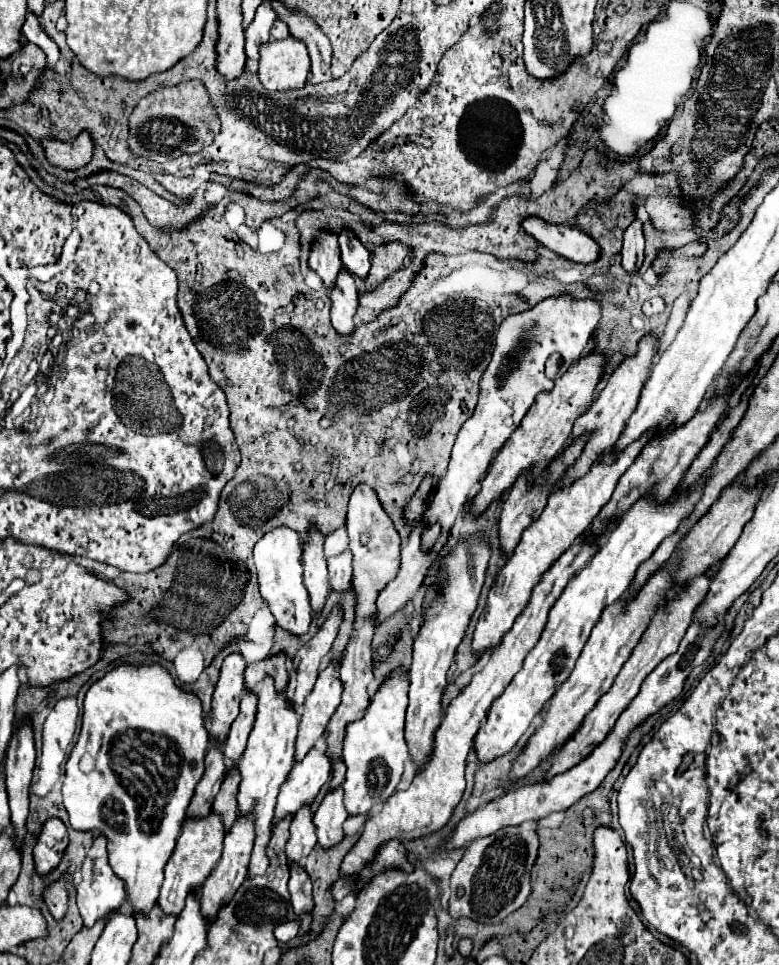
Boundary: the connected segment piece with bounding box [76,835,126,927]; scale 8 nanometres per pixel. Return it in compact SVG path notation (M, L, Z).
M104 835L94 839L94 847L90 847L80 873L82 873L82 881L76 887L76 901L78 901L80 915L84 919L84 925L90 927L100 917L106 917L110 911L118 911L126 899L126 883L112 871L108 863L108 839Z

